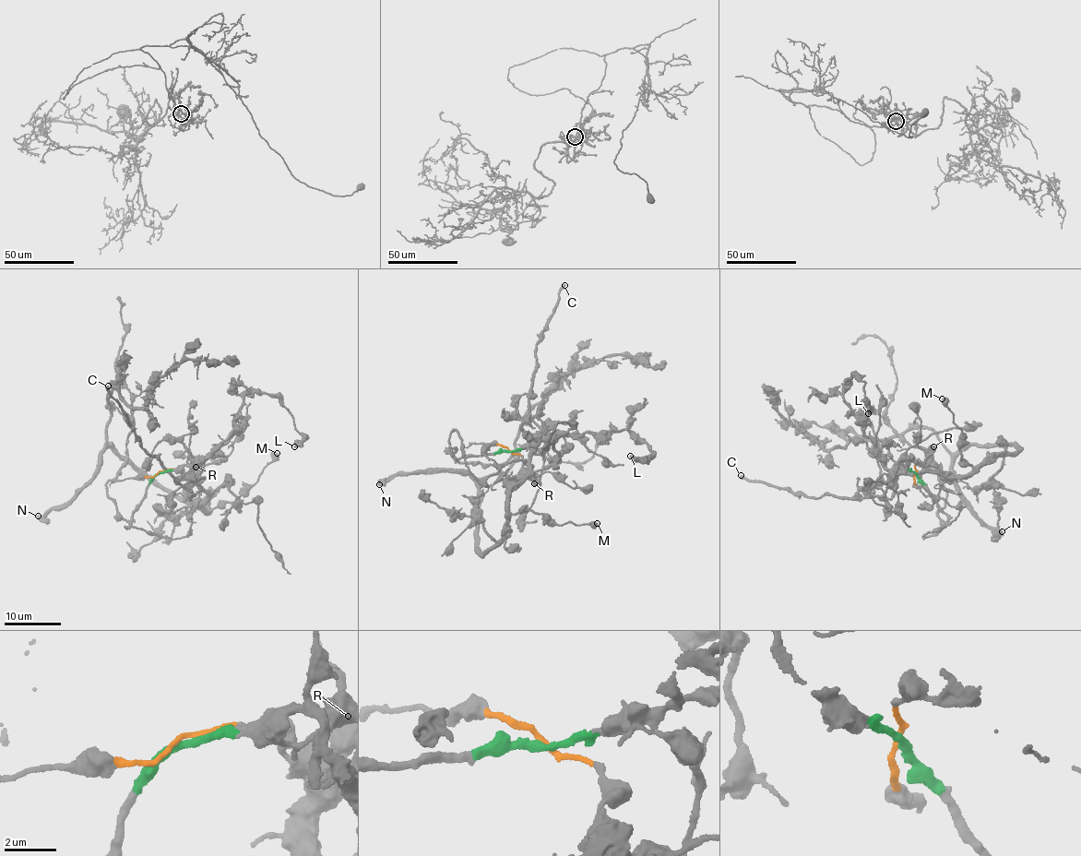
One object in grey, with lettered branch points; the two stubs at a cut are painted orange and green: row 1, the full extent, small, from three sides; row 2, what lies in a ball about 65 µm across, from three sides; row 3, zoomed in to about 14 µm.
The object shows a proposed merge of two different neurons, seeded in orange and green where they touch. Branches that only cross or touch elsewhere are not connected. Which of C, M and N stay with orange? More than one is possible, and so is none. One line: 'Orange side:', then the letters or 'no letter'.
Orange side: M, N

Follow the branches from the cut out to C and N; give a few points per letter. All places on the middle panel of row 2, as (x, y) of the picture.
C: (508, 450), (538, 441), (522, 431), (529, 414), (530, 384), (537, 365), (535, 346), (559, 291), (565, 286)
N: (508, 450), (520, 456), (522, 471), (508, 481), (500, 540), (483, 554), (472, 479), (443, 469), (379, 484)

